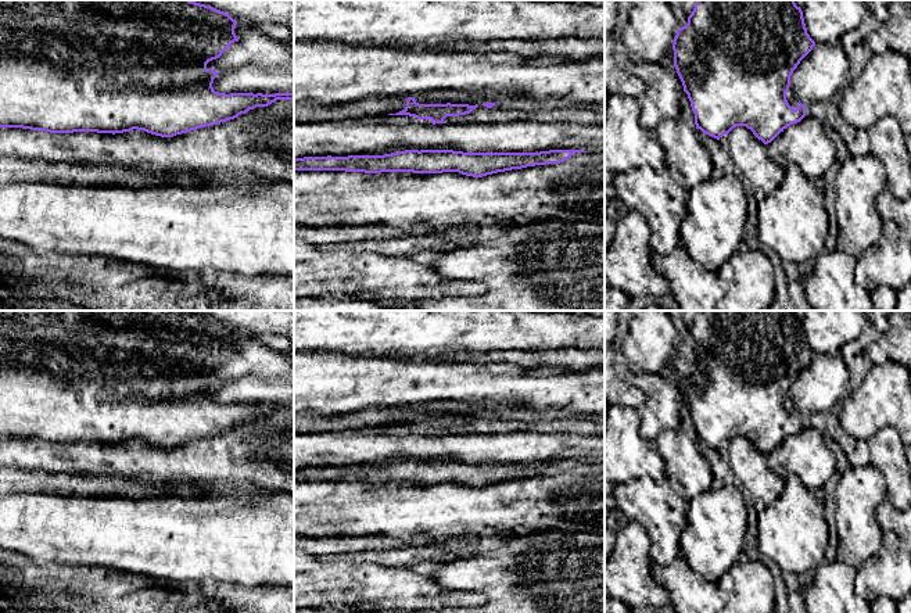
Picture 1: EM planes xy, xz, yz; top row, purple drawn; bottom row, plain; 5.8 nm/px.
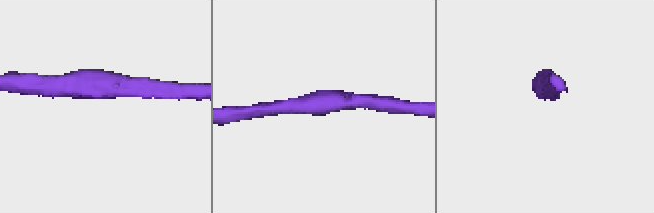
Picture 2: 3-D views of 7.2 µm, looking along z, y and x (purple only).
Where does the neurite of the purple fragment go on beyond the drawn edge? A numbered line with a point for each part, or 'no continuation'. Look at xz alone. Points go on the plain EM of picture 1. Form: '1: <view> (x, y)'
no continuation

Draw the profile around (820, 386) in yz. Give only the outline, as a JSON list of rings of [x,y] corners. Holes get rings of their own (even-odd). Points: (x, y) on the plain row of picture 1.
[[[819,354],[800,372],[790,398],[804,416],[829,413],[840,402],[850,372],[840,355]]]

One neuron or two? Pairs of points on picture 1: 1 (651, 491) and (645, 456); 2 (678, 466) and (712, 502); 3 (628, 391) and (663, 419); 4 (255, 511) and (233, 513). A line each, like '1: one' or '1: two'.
1: two
2: two
3: two
4: one

